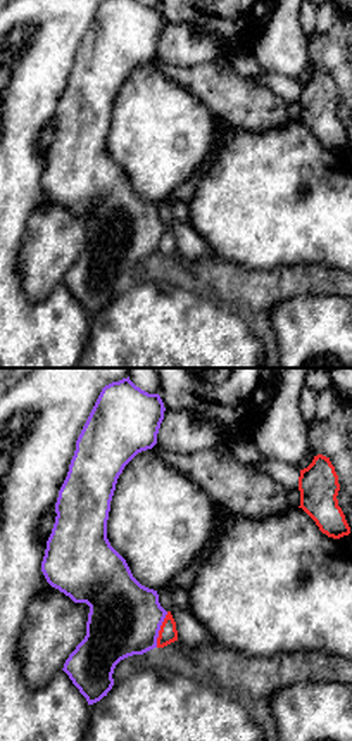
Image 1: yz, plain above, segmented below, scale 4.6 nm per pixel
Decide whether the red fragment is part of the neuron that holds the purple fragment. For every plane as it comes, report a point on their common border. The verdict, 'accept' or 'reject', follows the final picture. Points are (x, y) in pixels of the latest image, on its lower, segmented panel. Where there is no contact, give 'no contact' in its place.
(159, 629)

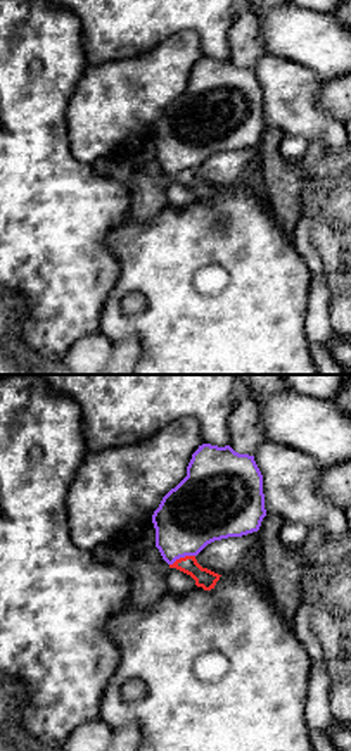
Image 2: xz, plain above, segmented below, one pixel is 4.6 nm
(182, 556)

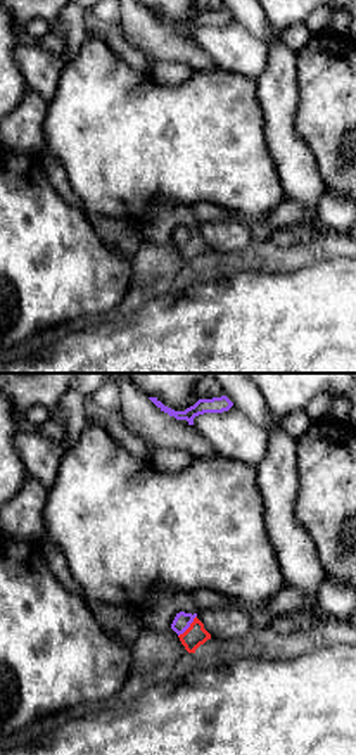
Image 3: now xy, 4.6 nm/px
(189, 626)

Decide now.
reject

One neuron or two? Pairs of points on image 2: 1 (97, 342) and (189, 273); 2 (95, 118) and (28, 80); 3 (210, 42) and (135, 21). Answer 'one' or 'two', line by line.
1: two
2: two
3: one

